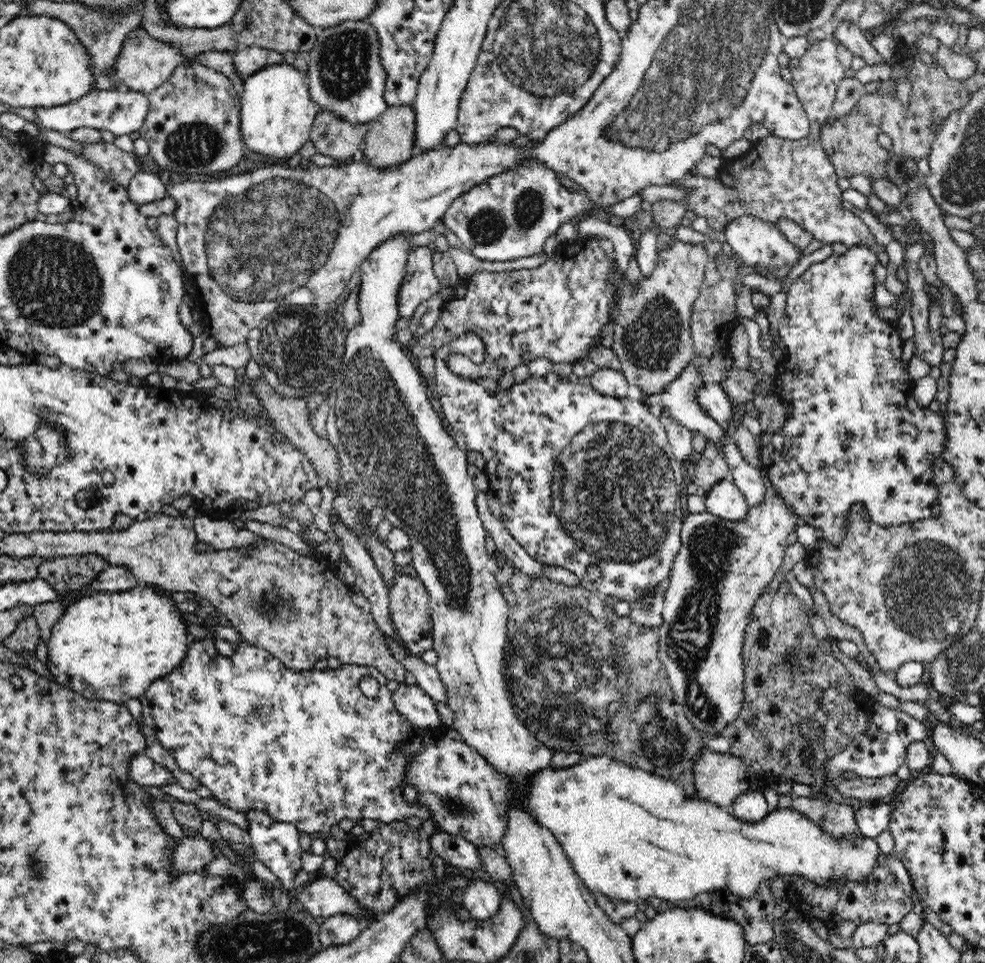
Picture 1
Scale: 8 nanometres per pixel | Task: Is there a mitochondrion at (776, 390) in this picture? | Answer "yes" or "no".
no

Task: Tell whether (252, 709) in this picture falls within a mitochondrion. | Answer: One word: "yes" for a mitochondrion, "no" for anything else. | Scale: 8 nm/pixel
yes

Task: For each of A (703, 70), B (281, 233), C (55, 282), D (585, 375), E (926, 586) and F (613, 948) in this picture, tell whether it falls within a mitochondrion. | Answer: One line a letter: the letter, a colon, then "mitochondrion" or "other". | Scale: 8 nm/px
A: mitochondrion
B: mitochondrion
C: mitochondrion
D: other
E: mitochondrion
F: other

